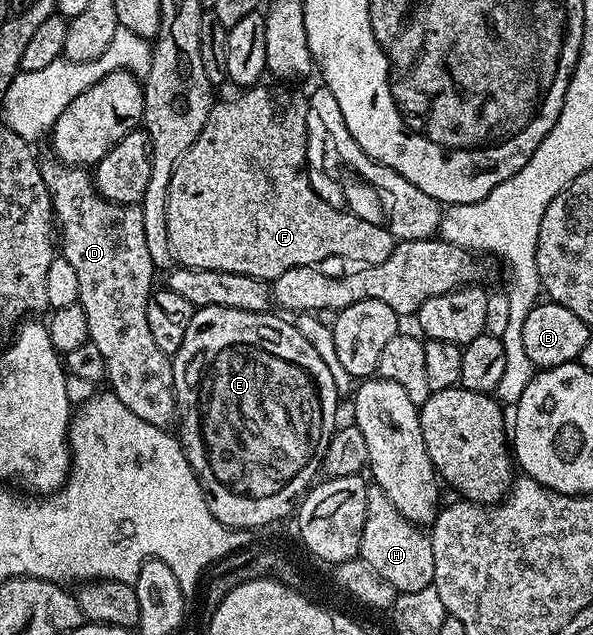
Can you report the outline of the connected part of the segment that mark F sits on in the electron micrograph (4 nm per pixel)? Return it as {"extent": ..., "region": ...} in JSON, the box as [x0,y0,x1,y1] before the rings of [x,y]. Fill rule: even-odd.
{"extent":[165,86,397,282],"region":[[[256,86],[253,88],[248,88],[246,90],[240,91],[237,98],[232,100],[220,99],[218,102],[212,103],[211,113],[209,118],[205,118],[205,126],[201,130],[201,134],[197,134],[197,142],[193,142],[193,146],[189,146],[189,150],[185,150],[185,154],[181,159],[175,164],[175,169],[173,170],[173,178],[169,178],[169,198],[167,199],[167,205],[165,206],[165,230],[169,234],[169,246],[171,247],[172,257],[180,265],[186,266],[188,268],[200,268],[201,270],[225,270],[226,272],[232,272],[233,274],[249,274],[253,278],[258,280],[266,280],[268,282],[275,281],[281,274],[285,274],[285,270],[293,270],[297,266],[319,266],[324,262],[322,260],[331,260],[336,256],[339,260],[356,260],[356,265],[366,266],[368,264],[380,264],[385,262],[385,258],[389,258],[389,254],[393,254],[395,245],[397,243],[394,236],[392,236],[389,228],[383,224],[374,225],[372,222],[362,221],[361,218],[355,217],[351,210],[344,210],[343,208],[334,208],[329,206],[329,202],[321,202],[321,198],[315,192],[315,185],[313,183],[312,177],[309,175],[307,177],[307,172],[303,167],[307,164],[307,120],[309,121],[309,104],[306,99],[303,100],[295,92],[290,92],[290,87],[281,86],[285,88],[263,88],[264,86]]]}

